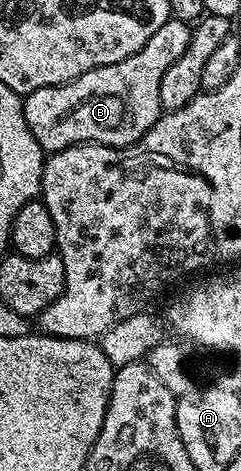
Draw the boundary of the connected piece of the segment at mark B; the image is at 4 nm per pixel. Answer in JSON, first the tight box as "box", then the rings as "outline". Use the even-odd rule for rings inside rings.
{"box":[24,17,190,153],"outline":[[[170,17],[166,23],[159,25],[159,29],[155,29],[155,33],[151,33],[147,45],[143,45],[143,49],[139,49],[131,57],[106,67],[92,67],[90,71],[75,77],[69,83],[35,89],[30,95],[24,96],[25,120],[35,141],[39,141],[41,150],[52,153],[74,147],[76,143],[102,143],[104,147],[130,147],[133,143],[141,142],[142,137],[152,129],[155,121],[163,114],[159,101],[159,81],[163,81],[163,73],[167,73],[167,68],[174,61],[179,61],[183,49],[187,49],[190,30],[190,24]]]}

